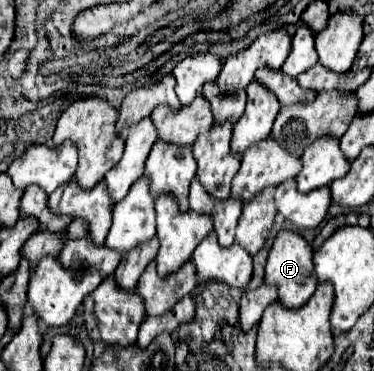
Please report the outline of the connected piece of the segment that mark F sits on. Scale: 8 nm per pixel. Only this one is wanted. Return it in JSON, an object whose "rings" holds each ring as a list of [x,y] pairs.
{"rings":[[[279,232],[273,242],[273,248],[269,250],[263,282],[267,286],[275,286],[279,290],[279,302],[289,310],[297,310],[299,306],[305,306],[317,288],[311,256],[313,256],[311,246],[305,242],[303,236],[299,236],[295,232]]]}

